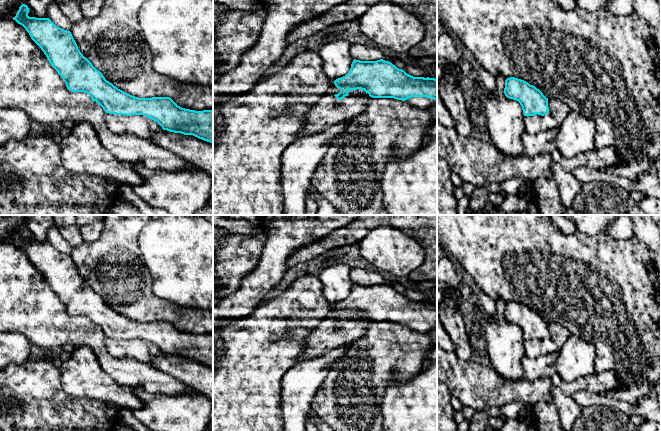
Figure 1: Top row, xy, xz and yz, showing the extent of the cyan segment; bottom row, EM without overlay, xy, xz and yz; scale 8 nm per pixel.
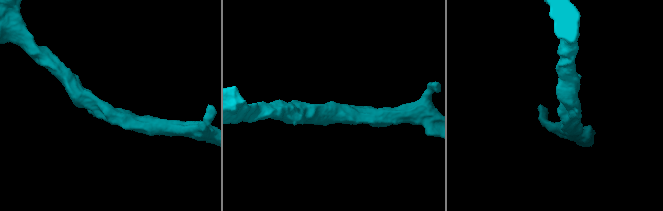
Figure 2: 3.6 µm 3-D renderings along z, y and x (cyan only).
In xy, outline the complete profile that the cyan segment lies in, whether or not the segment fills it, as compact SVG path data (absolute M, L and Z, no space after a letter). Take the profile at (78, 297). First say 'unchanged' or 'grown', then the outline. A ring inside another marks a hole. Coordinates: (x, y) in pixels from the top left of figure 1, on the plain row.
unchanged | M22 228L13 244L22 249L31 263L41 272L51 290L62 301L71 316L87 317L106 337L115 339L143 339L156 345L163 354L193 359L213 368L213 335L195 335L178 330L170 321L138 322L107 305L103 298L83 280L70 255L56 250L49 242L29 241L29 232Z

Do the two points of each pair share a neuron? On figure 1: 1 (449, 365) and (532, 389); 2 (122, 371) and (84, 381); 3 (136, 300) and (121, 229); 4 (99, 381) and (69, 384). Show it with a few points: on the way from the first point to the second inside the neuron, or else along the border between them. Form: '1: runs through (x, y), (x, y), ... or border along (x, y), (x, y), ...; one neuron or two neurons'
1: runs through (470, 382), (487, 389), (511, 389); one neuron
2: border along (96, 356), (110, 376), (129, 386); two neurons
3: runs through (124, 282), (121, 278), (121, 247); one neuron
4: runs through (92, 381), (76, 381); one neuron

